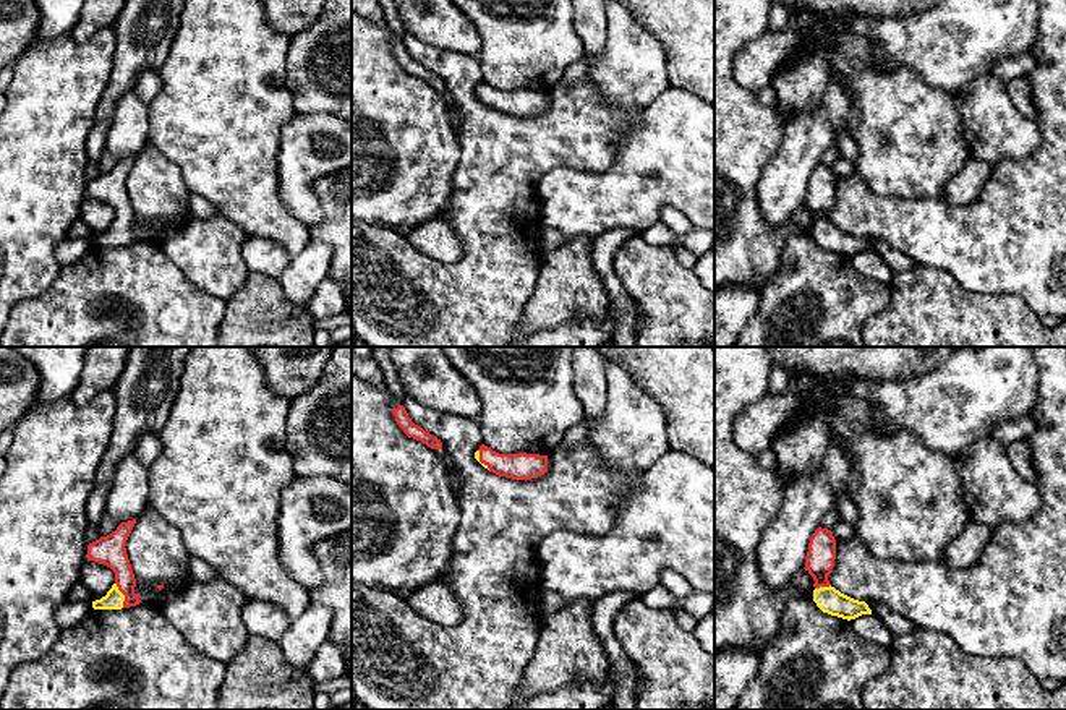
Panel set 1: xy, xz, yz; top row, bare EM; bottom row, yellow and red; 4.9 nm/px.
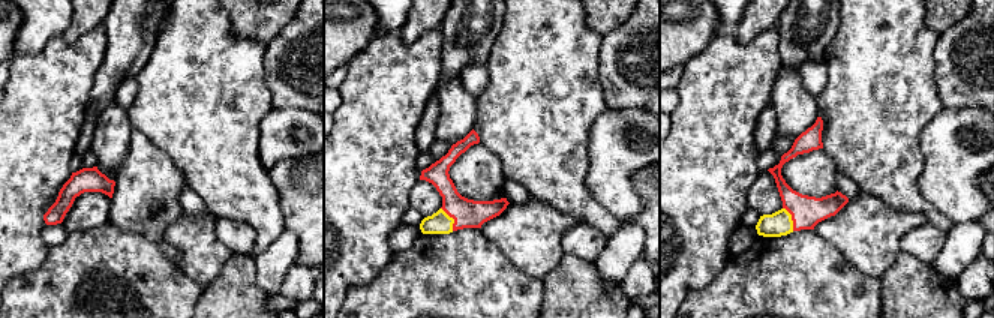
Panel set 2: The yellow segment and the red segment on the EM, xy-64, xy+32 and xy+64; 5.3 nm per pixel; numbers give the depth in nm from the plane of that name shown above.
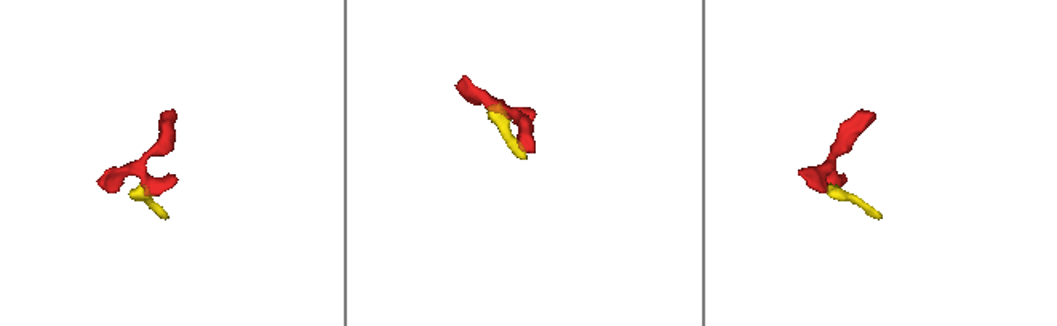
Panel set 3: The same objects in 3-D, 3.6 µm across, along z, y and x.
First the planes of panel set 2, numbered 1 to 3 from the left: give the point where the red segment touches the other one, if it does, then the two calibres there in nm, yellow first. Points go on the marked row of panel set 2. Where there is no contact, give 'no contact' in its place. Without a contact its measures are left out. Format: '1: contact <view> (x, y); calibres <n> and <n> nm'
1: no contact
2: contact xy+32 (453, 219); calibres 120 and 160 nm
3: contact xy+64 (790, 219); calibres 130 and 170 nm

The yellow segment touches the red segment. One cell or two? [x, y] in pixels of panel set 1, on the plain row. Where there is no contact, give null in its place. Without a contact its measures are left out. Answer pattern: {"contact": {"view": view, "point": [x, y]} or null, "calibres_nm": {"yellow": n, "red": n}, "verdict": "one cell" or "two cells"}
{"contact": {"view": "xy", "point": [123, 232]}, "calibres_nm": {"yellow": 100, "red": 150}, "verdict": "one cell"}

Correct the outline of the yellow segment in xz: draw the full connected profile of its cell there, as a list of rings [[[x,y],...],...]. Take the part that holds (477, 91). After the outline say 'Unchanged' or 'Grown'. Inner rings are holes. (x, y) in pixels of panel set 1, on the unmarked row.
[[[481,81],[475,96],[489,109],[512,117],[531,117],[548,109],[548,92],[539,91],[499,91]]]. Grown

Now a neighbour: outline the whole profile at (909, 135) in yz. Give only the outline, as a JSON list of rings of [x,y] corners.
[[[862,28],[849,32],[831,34],[826,42],[834,47],[829,62],[829,79],[836,79],[852,92],[852,107],[847,118],[847,131],[857,144],[859,156],[854,160],[855,177],[872,193],[898,196],[904,199],[943,199],[948,185],[959,175],[970,157],[959,112],[951,91],[927,84],[914,70],[893,65],[886,58],[876,58],[873,42]]]

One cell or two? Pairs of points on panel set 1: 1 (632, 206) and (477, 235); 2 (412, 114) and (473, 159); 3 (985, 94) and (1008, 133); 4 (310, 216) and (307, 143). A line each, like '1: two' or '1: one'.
1: two
2: two
3: one
4: one

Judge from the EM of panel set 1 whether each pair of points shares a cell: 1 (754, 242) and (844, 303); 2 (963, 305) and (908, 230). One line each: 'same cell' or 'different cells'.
1: different cells
2: different cells

